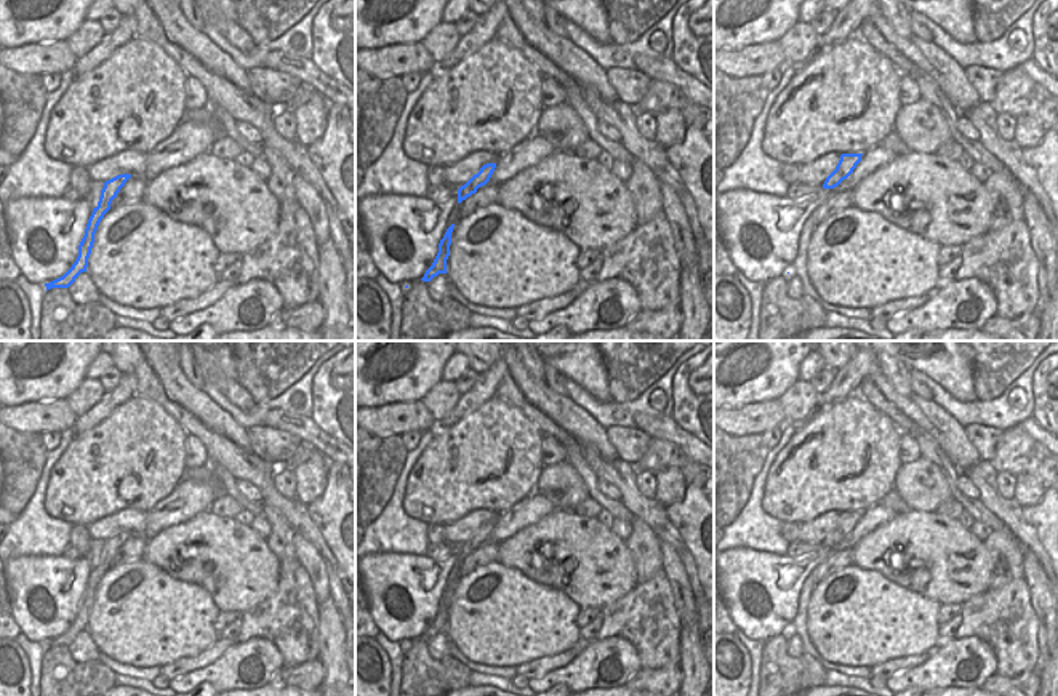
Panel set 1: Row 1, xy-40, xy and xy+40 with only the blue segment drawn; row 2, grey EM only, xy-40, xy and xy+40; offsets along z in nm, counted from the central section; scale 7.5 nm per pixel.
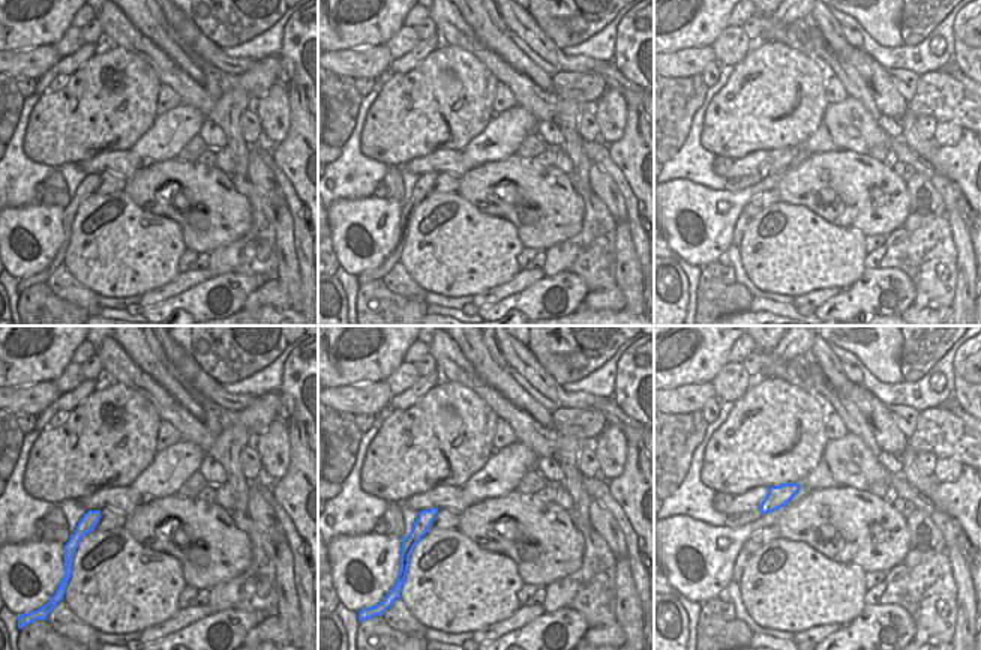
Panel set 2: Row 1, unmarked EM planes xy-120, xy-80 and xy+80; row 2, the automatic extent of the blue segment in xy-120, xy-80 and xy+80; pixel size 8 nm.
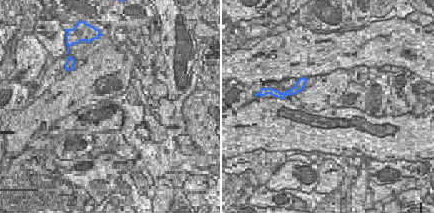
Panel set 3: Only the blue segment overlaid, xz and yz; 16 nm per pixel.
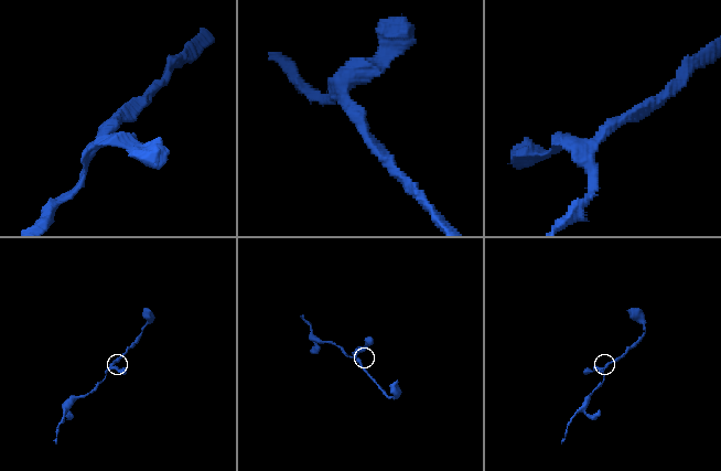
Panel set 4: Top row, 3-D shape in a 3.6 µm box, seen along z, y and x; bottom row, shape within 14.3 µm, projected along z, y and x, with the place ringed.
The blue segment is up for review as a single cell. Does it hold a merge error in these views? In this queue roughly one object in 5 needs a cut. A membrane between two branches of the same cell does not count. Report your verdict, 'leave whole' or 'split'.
leave whole

